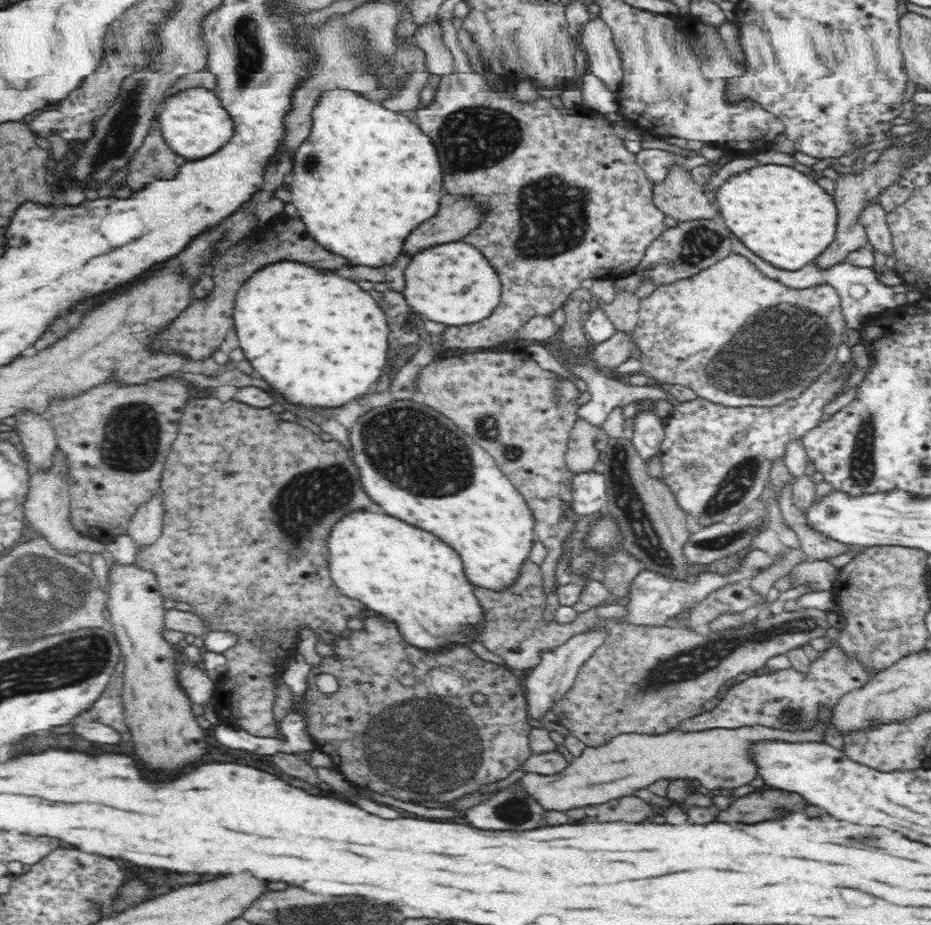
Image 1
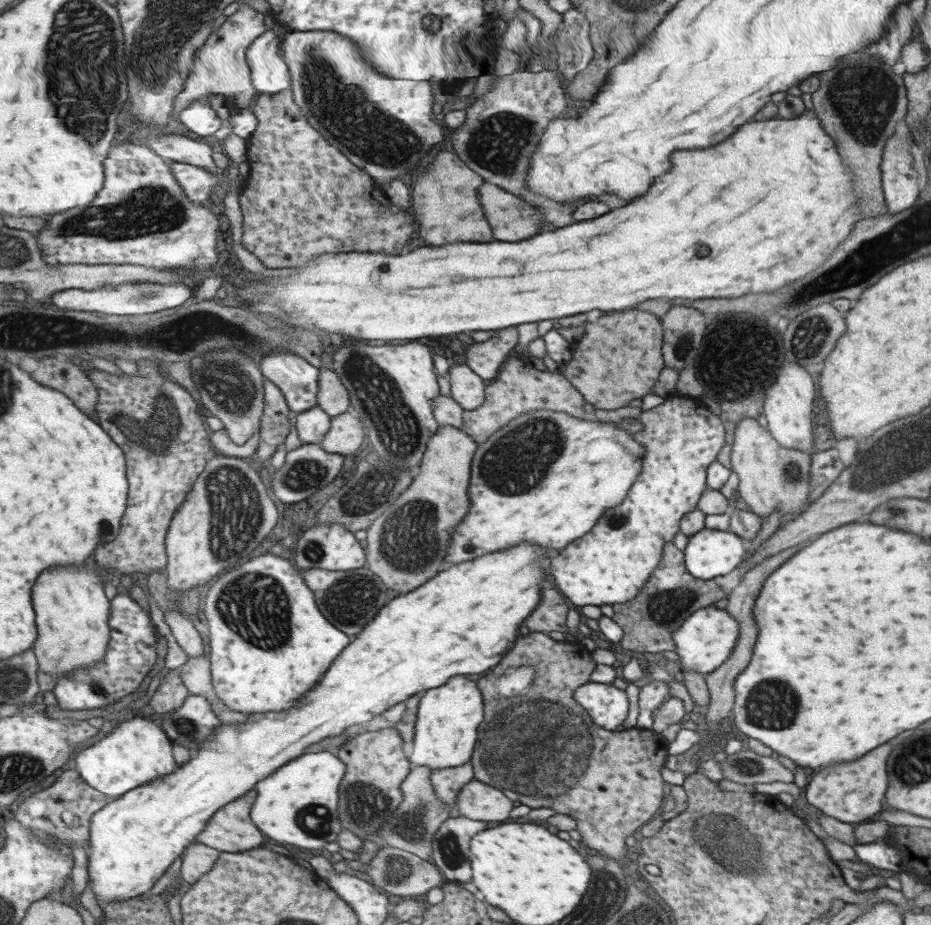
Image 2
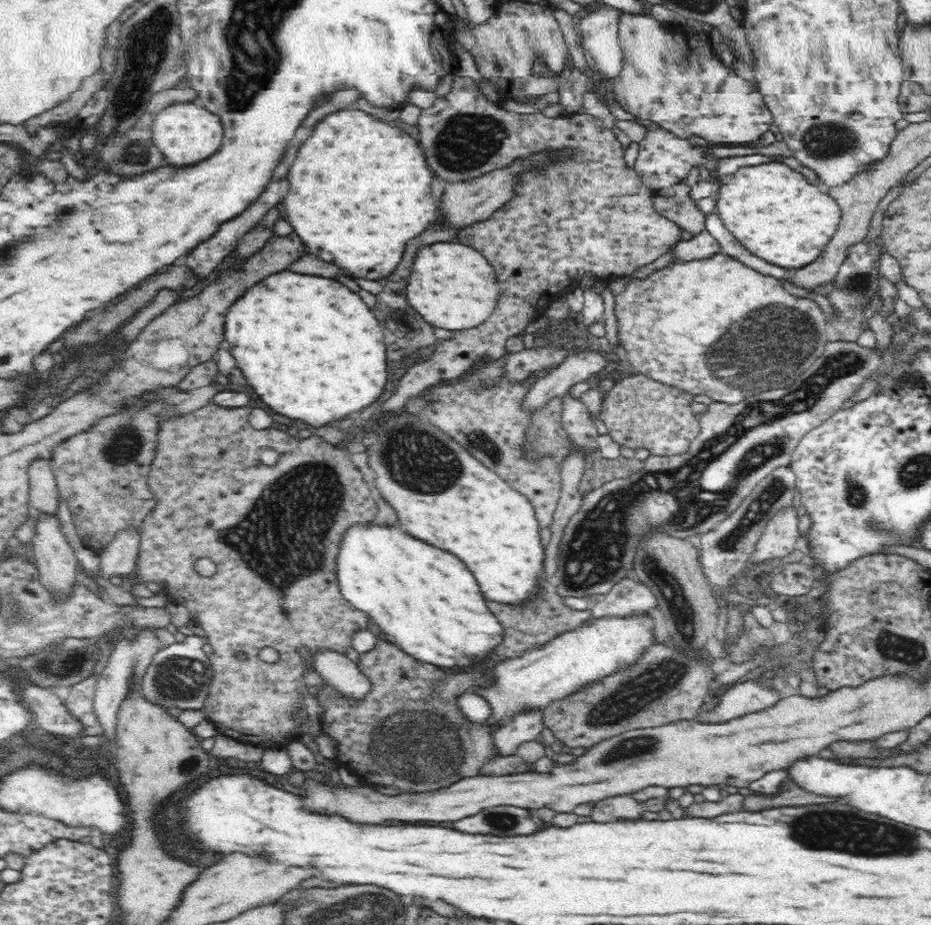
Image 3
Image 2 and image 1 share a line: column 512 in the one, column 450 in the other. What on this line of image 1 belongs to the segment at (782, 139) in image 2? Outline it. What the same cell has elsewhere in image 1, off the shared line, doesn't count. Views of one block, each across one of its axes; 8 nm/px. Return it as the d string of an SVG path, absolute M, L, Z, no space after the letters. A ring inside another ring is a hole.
M466 242L432 246L418 252L406 268L404 296L408 304L432 322L458 327L488 318L501 300L501 281L488 260Z

